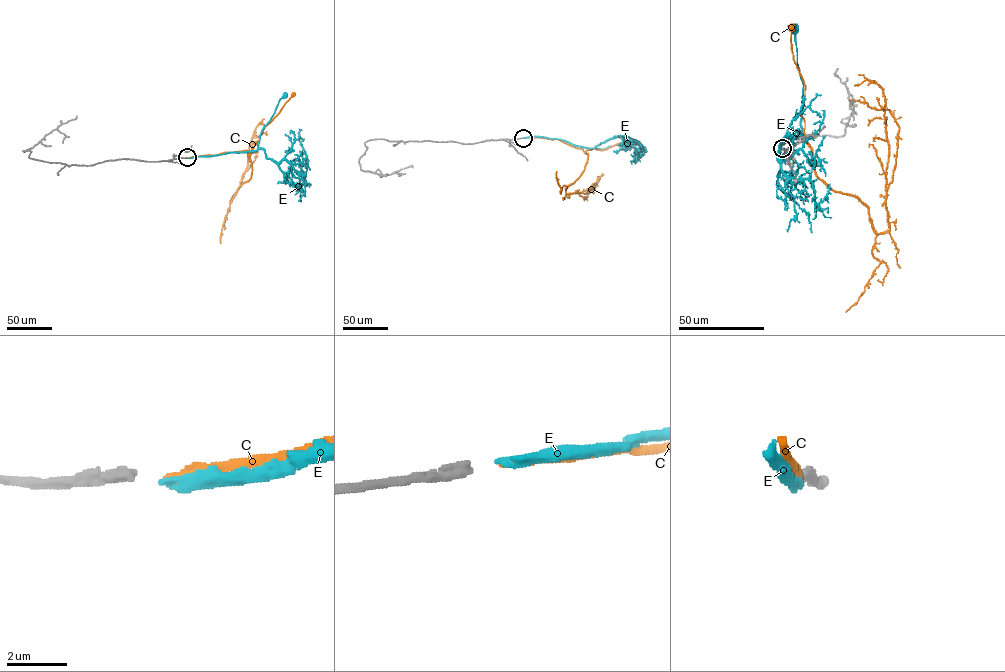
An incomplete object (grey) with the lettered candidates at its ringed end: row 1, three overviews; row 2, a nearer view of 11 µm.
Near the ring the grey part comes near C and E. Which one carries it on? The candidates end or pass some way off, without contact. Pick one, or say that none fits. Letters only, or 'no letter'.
C

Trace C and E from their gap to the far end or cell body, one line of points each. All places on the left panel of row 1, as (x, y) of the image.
C: (187, 157), (246, 150), (249, 157), (264, 127), (293, 95)
E: (187, 158), (256, 151), (262, 130), (285, 95)

